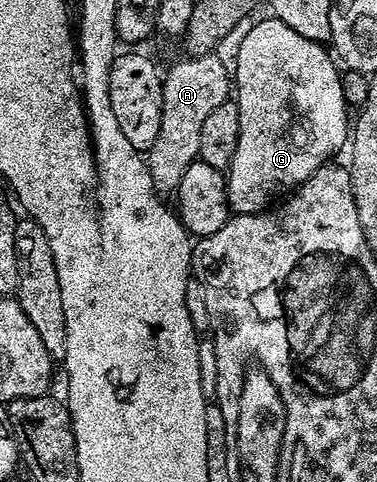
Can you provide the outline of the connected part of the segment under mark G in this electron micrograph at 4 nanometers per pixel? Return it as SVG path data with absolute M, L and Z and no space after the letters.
M266 16L263 22L256 23L239 40L238 55L234 58L234 66L232 62L232 82L236 87L236 101L238 103L238 115L240 116L240 136L238 137L238 147L232 156L228 173L226 174L226 195L228 196L228 204L234 214L261 214L275 200L289 195L291 191L301 186L304 180L311 178L321 166L327 165L333 159L330 157L341 146L343 149L347 145L348 118L346 122L346 113L348 113L348 107L344 98L342 75L339 67L336 65L335 59L332 57L331 51L323 43L316 40L308 40L308 36L300 36L300 32L292 32L292 28L288 28L288 24L284 24L278 18Z

